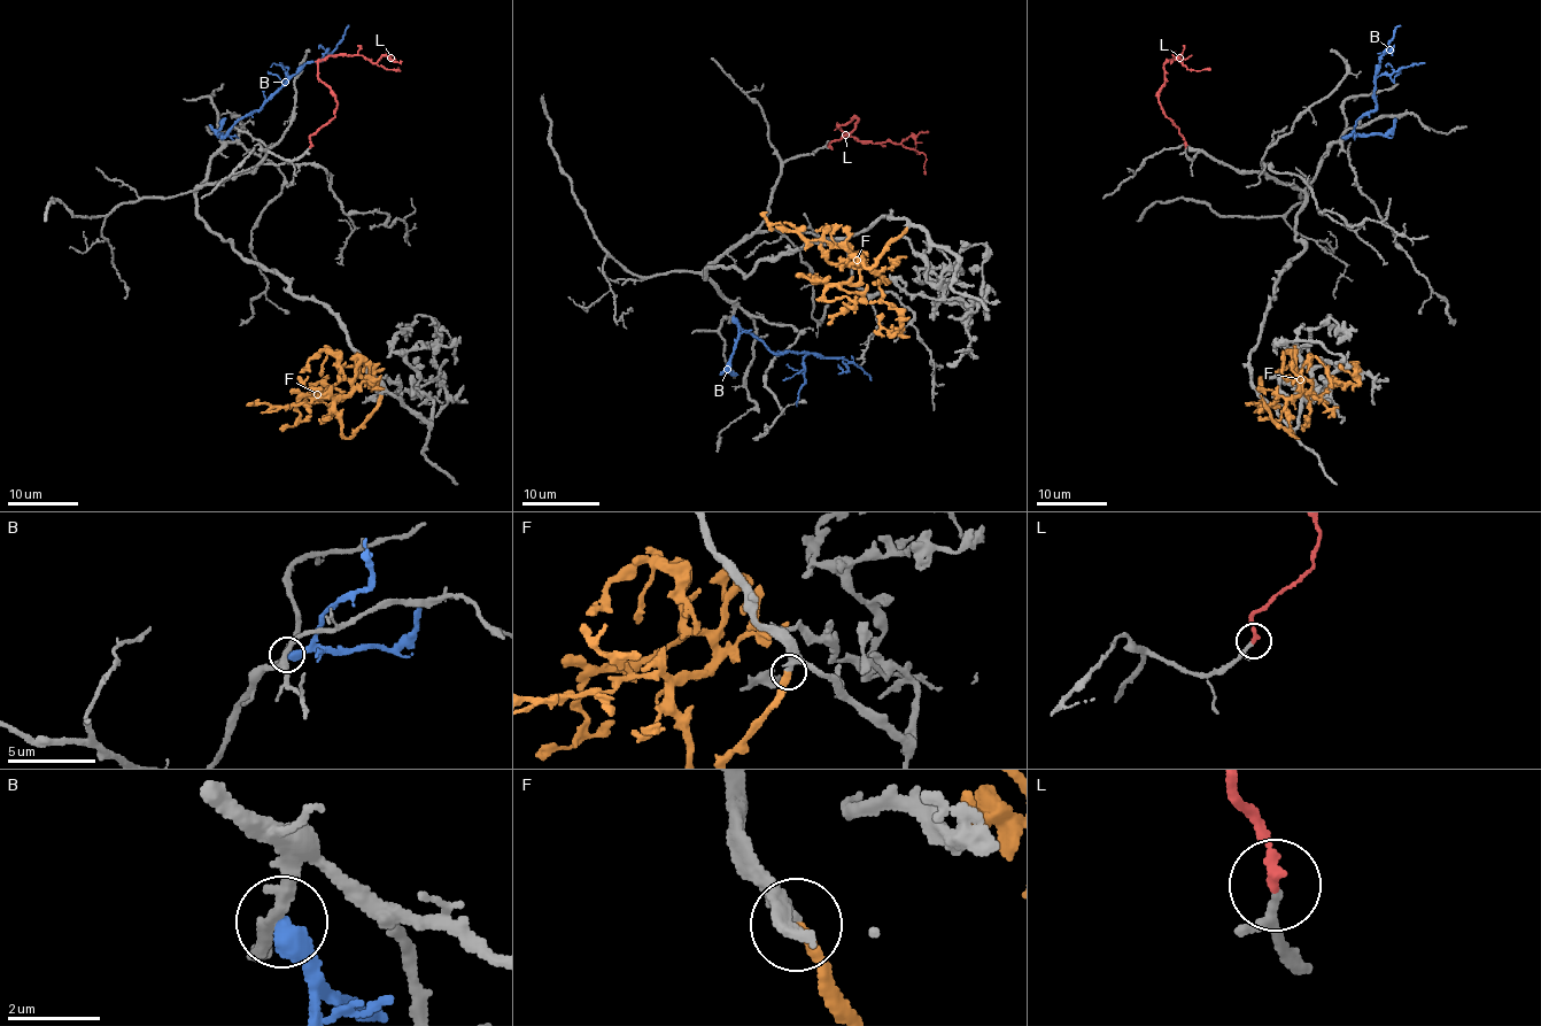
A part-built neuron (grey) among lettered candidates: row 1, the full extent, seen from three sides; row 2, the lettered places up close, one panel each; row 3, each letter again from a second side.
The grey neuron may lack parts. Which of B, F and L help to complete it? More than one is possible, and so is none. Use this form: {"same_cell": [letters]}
{"same_cell": ["F", "L"]}

